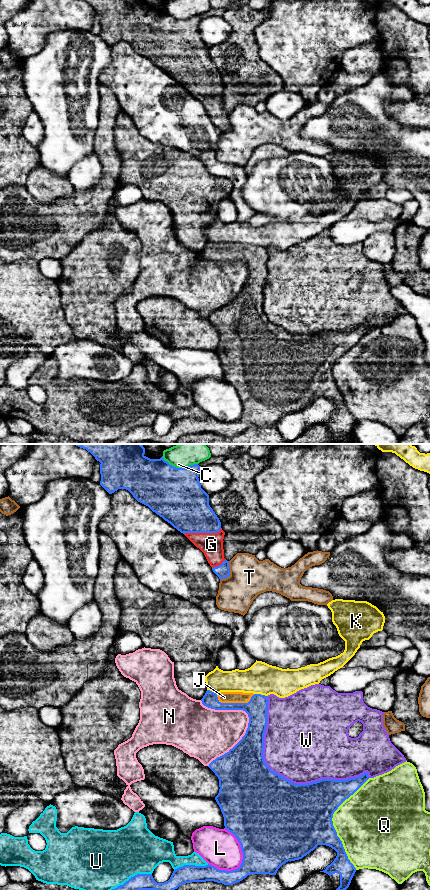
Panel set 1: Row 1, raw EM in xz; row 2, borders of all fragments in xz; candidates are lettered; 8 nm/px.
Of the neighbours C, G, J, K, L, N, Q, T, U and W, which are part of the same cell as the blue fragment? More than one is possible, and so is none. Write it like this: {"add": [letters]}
{"add": ["G", "J"]}

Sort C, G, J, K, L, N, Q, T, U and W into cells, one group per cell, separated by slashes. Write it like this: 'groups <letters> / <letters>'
groups C / G J / K / L / N / Q / T / U / W

